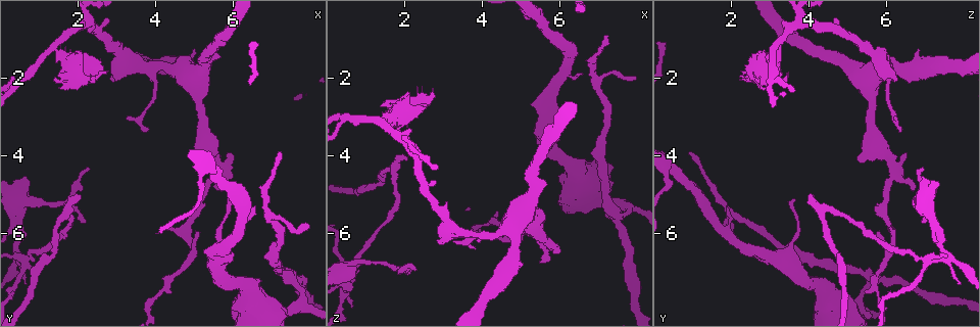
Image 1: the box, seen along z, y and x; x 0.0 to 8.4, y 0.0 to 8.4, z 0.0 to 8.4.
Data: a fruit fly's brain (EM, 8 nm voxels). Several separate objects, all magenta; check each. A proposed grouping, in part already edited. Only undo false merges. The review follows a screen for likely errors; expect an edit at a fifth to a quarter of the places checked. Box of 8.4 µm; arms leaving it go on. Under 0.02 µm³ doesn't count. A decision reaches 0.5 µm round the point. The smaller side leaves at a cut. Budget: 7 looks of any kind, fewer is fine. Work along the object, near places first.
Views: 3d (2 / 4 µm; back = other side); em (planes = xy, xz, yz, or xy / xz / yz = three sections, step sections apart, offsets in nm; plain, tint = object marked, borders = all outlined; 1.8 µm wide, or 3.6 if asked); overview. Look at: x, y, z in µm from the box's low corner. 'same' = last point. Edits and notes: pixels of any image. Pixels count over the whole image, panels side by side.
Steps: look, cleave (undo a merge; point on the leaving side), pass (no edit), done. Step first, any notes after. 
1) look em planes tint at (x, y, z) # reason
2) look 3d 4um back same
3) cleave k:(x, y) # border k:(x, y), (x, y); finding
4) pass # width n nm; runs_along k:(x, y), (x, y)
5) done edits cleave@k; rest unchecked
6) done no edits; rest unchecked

look em planes plain at (7.50, 7.25, 5.60) # calibre changes

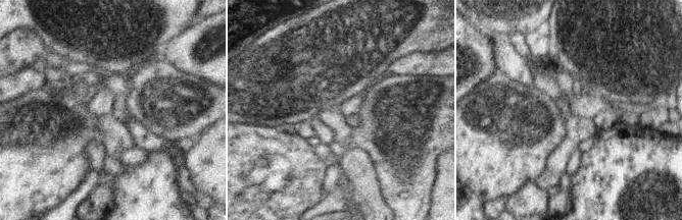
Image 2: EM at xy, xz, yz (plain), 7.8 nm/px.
look em planes tint same

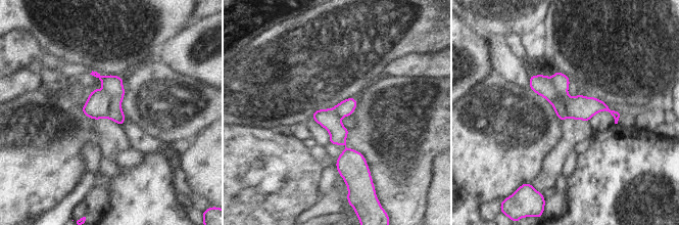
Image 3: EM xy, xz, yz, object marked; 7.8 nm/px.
cleave 3:(97, 105) # width 180 nm; part_leaving 3:(531, 79), (575, 106), (603, 106), (617, 116); two cells meet here

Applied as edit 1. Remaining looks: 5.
look 3d 2um at (5.55, 4.45, 6.20) # sharp bend

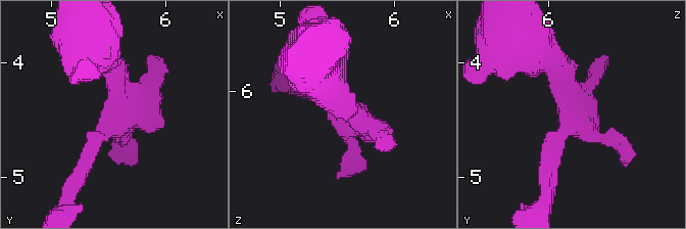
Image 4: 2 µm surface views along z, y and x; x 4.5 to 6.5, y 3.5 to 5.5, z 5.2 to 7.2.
look em planes tint at (5.60, 4.46, 6.18) # need the tissue

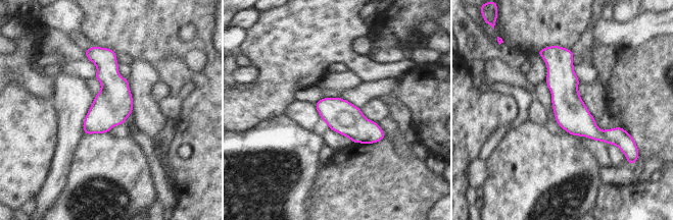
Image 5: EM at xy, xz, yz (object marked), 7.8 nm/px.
pass # one cell here

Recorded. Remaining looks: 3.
look 3d 2um at (1.75, 5.45, 4.40) # sharp bend

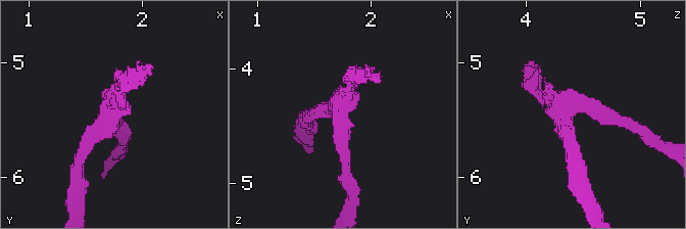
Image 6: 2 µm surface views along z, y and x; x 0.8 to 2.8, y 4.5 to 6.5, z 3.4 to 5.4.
look em planes plain at (1.72, 5.46, 4.34)

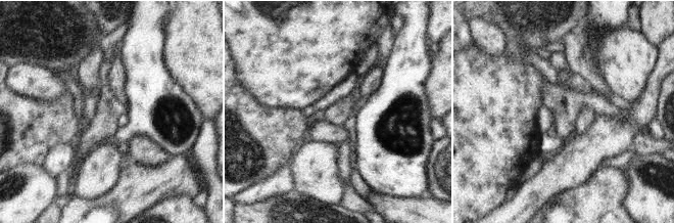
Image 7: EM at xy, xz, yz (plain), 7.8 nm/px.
look em planes tint same

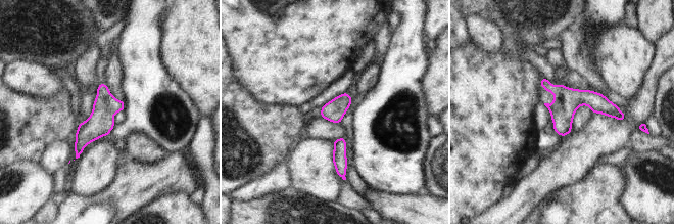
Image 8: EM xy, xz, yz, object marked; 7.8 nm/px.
pass # runs_along 8:(541, 85), (622, 116); one cell here

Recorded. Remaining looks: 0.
done edits cleave@3; rest unchecked

